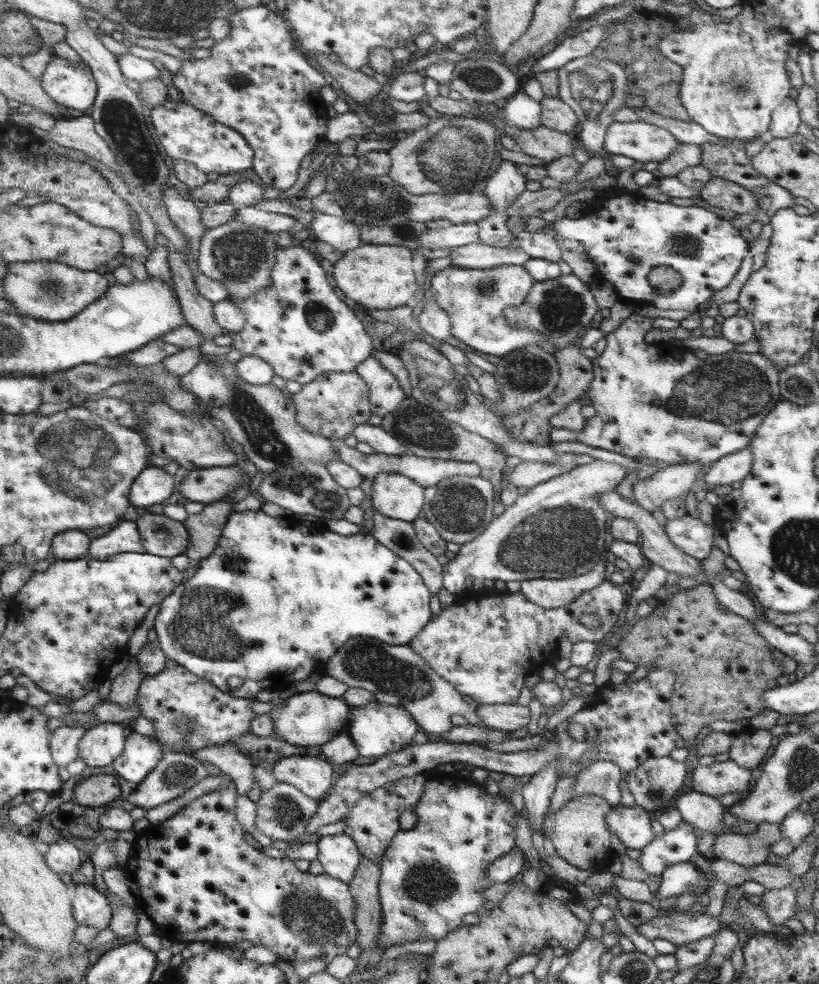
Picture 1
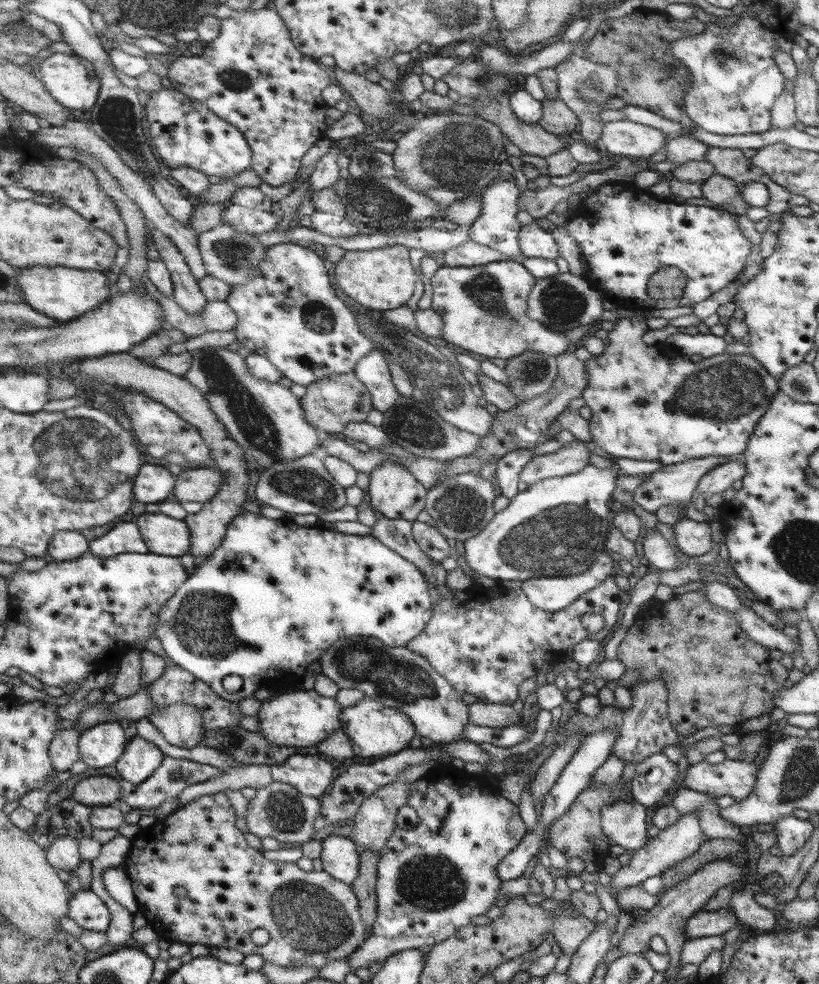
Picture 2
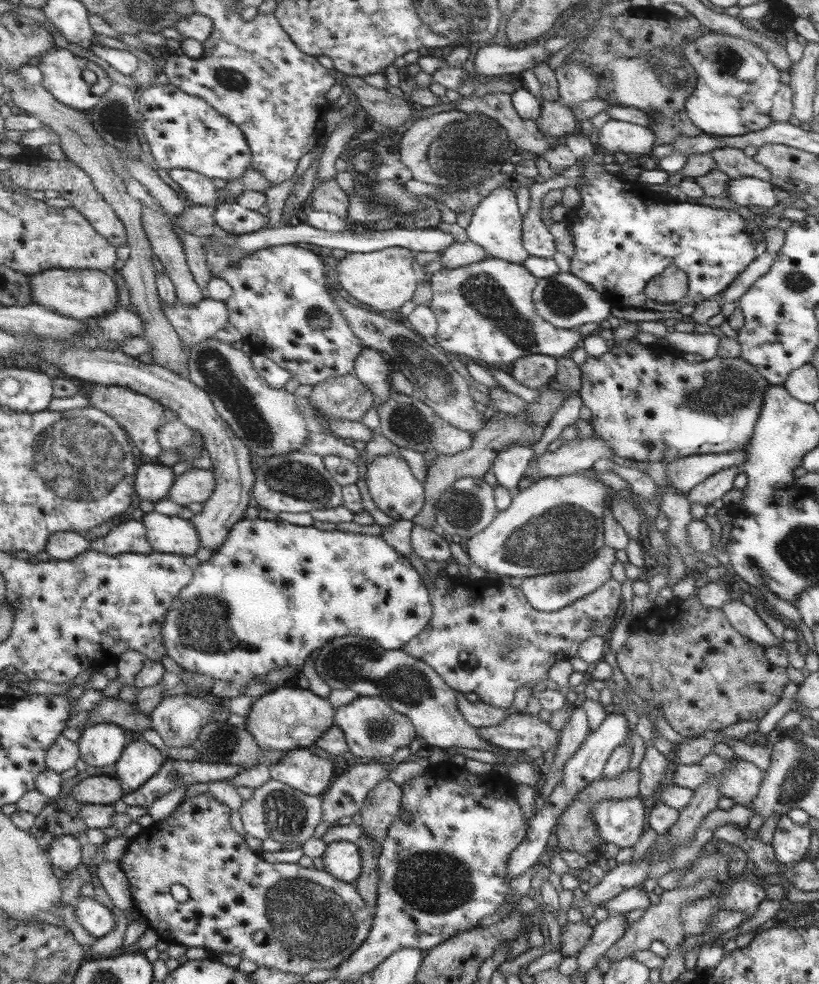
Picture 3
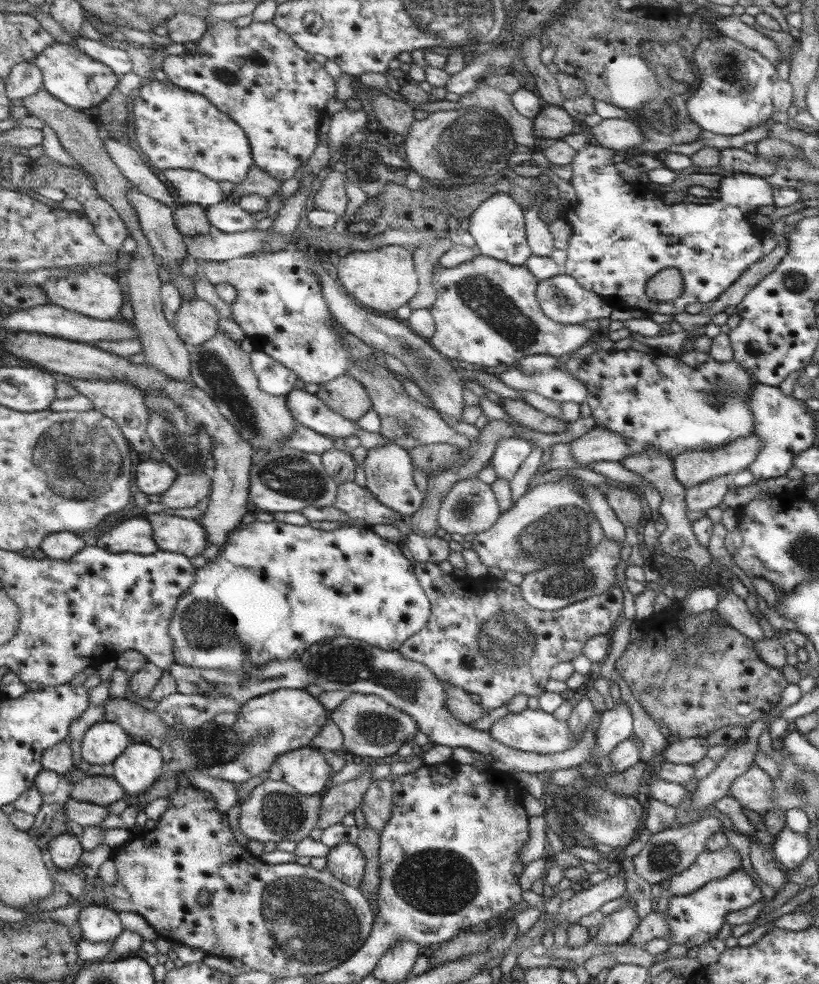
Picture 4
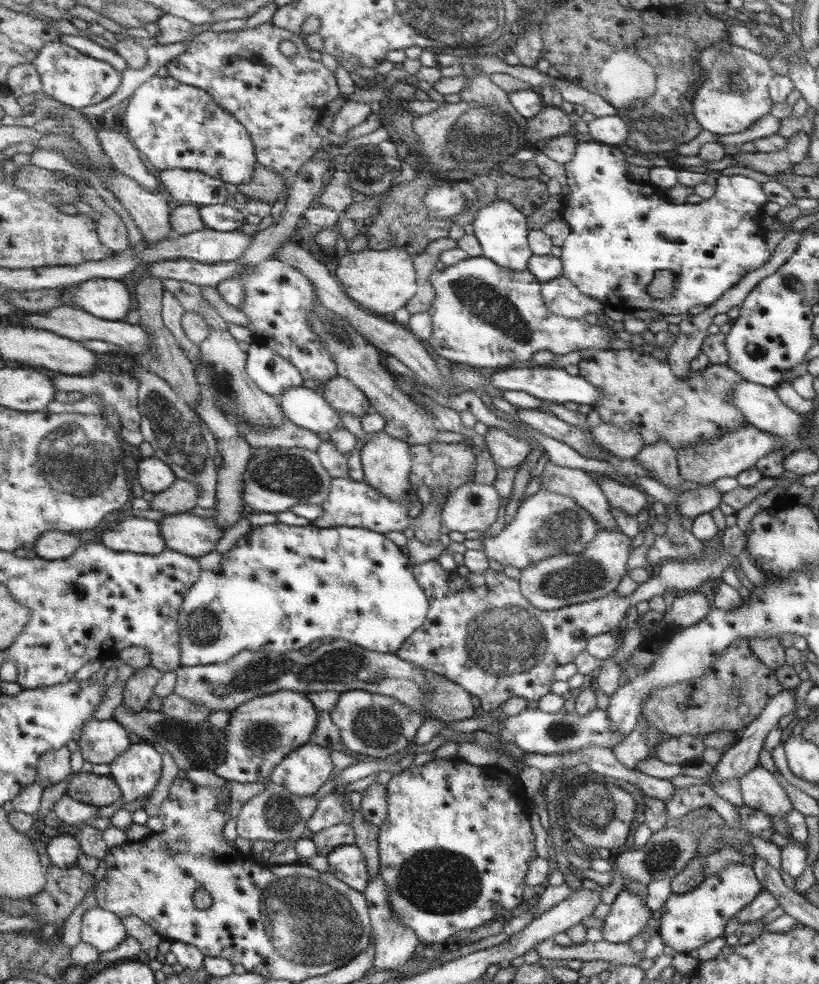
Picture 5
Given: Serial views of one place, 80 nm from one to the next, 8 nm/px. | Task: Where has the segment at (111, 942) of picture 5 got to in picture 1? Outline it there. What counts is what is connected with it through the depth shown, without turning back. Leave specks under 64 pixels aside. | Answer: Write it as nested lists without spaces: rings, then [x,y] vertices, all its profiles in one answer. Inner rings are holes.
[[[96,885],[77,886],[75,917],[82,926],[94,926],[100,930],[111,928],[114,909],[104,892]]]

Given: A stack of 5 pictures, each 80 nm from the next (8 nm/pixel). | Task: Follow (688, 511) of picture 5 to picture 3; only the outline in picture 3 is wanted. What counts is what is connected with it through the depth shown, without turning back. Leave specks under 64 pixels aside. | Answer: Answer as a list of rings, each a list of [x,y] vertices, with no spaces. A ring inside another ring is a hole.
[[[732,466],[732,469],[725,469],[720,473],[712,475],[701,485],[688,494],[690,504],[702,504],[707,507],[714,500],[720,500],[727,492],[733,489],[733,482],[743,470],[742,466]]]

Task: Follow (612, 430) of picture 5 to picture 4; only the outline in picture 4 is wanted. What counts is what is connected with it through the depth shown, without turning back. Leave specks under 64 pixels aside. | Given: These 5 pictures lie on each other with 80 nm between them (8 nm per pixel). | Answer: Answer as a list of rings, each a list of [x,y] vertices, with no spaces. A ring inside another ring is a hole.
[[[594,427],[569,445],[578,468],[584,468],[584,465],[598,461],[620,463],[631,455],[627,440],[621,434],[604,428]]]

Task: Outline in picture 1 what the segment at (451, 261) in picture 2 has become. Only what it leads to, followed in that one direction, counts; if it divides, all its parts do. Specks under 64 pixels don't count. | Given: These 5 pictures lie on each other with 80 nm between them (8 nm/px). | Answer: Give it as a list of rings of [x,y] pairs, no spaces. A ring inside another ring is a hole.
[[[470,243],[451,249],[451,266],[467,269],[489,269],[500,265],[522,266],[529,258],[516,244],[506,247],[494,247],[486,244]]]

